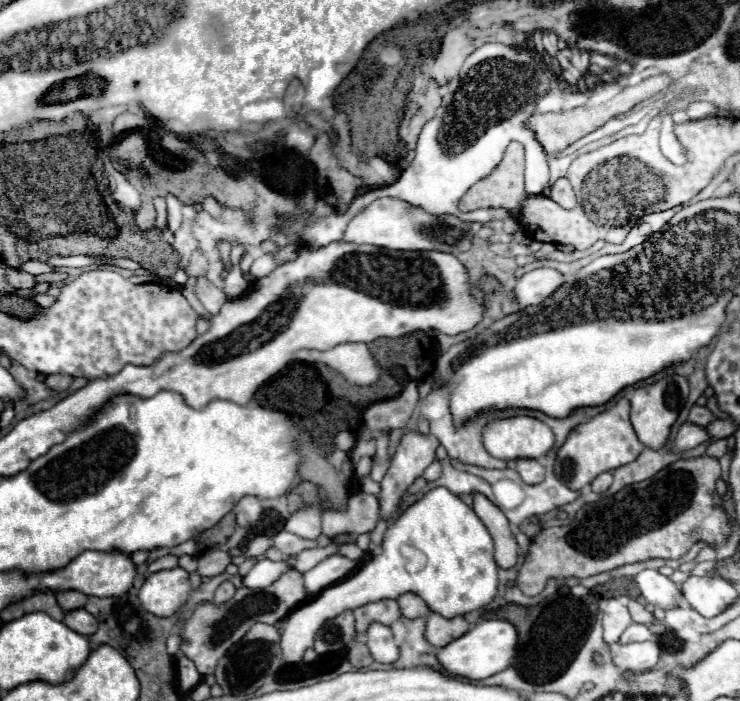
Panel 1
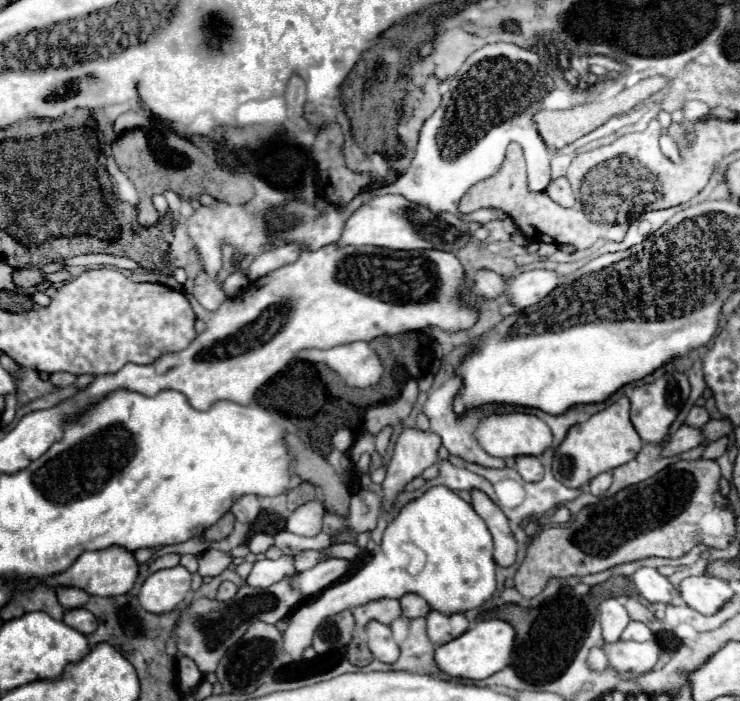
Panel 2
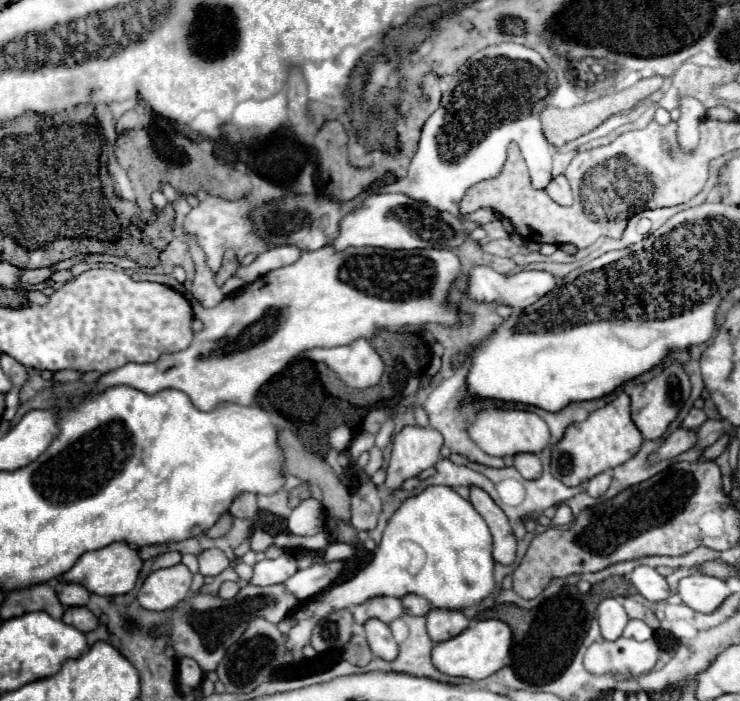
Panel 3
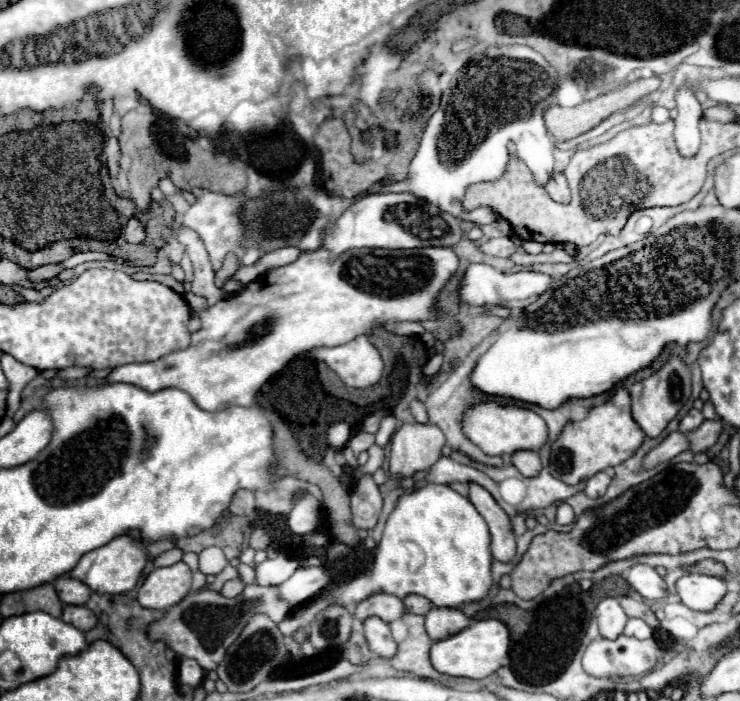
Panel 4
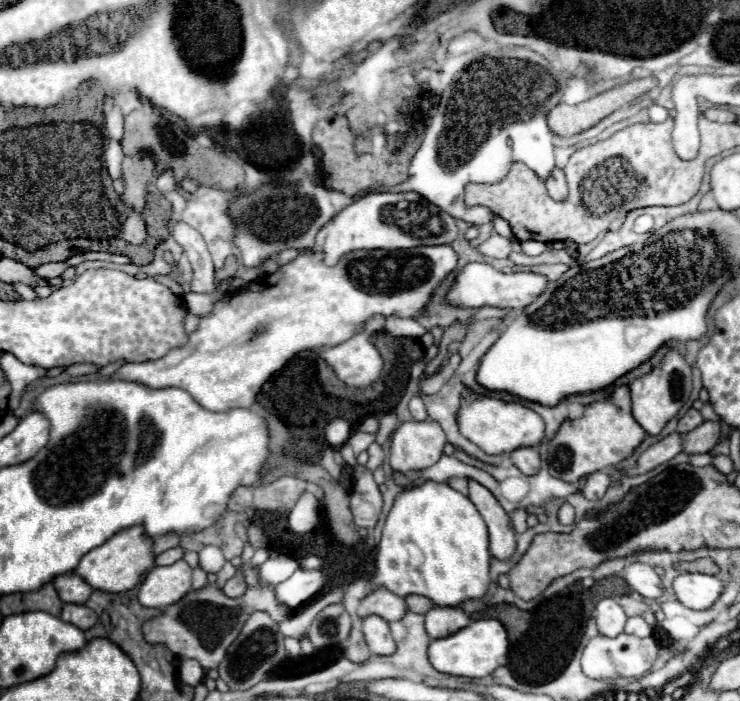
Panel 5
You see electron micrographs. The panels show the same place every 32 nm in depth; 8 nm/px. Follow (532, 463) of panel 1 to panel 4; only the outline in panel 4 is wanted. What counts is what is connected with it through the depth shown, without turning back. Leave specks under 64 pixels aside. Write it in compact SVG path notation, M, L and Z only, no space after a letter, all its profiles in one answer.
M514 452L512 454L512 464L520 470L522 476L536 476L542 470L540 456L538 452Z

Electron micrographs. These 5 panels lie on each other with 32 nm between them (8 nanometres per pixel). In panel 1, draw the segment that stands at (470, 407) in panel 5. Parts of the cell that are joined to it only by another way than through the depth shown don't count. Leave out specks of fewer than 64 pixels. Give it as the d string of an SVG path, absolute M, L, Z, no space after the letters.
M534 416L492 420L482 430L482 444L494 458L540 458L554 446L552 430Z

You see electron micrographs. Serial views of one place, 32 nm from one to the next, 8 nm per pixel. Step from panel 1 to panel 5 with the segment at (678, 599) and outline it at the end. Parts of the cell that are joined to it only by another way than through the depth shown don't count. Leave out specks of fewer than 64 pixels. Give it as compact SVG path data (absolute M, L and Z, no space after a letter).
M642 562L628 564L622 572L622 578L634 592L638 592L648 600L654 600L662 594L662 580L648 564L642 564Z

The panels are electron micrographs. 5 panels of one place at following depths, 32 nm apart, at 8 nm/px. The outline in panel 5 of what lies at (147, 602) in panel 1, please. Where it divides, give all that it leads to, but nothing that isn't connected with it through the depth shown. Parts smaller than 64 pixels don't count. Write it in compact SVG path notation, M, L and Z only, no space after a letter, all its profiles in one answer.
M184 560L170 566L154 566L138 590L138 600L142 606L164 608L190 590L190 580L192 568Z

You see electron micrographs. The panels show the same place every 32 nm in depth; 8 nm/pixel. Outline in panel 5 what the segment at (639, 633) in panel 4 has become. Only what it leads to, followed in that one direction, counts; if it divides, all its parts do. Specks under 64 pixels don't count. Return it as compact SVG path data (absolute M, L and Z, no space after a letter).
M630 616L628 622L626 622L626 628L624 628L626 634L634 634L634 636L650 636L652 634L652 628L646 624L646 620L642 616Z

